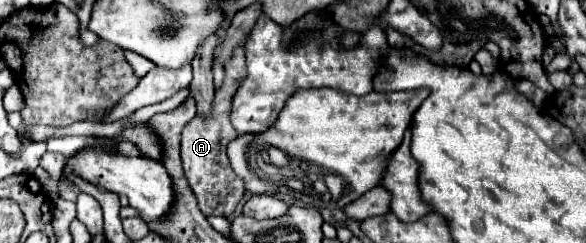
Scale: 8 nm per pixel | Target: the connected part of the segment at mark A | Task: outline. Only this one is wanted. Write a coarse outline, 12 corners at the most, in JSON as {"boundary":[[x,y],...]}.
{"boundary":[[243,43],[225,65],[211,115],[181,135],[181,161],[203,215],[245,201],[227,159],[231,99],[245,75]]}

